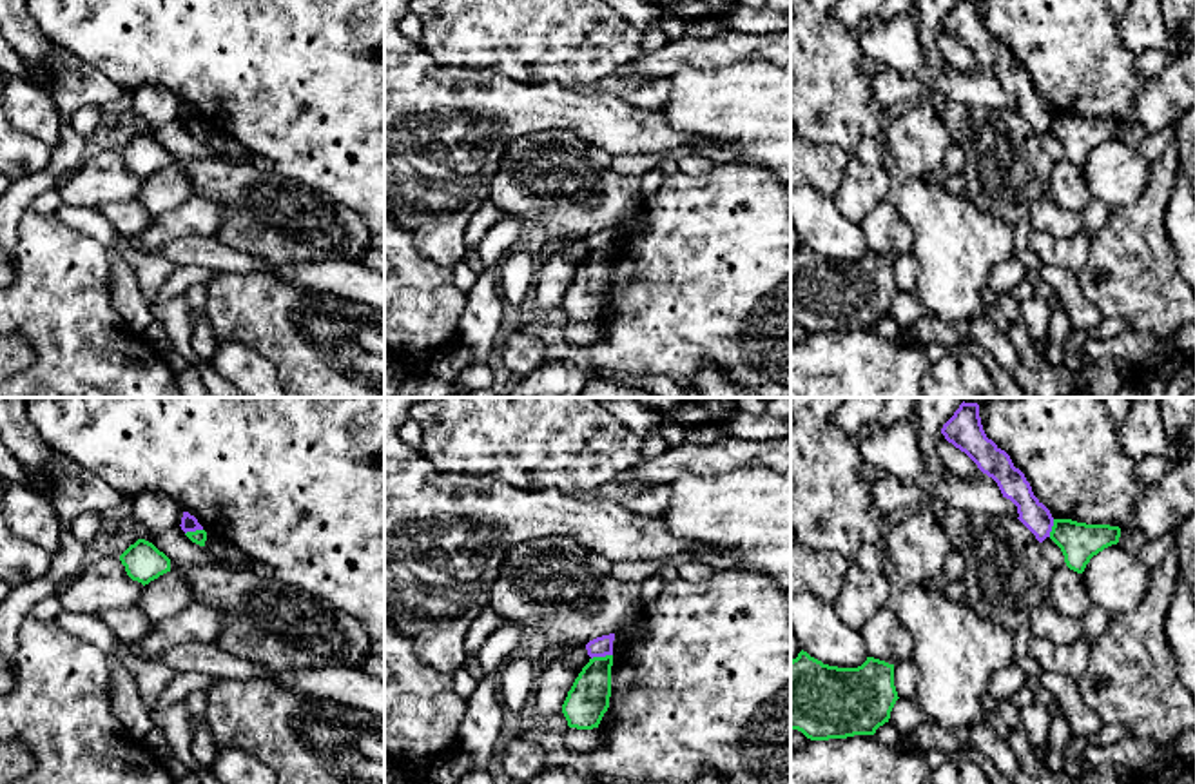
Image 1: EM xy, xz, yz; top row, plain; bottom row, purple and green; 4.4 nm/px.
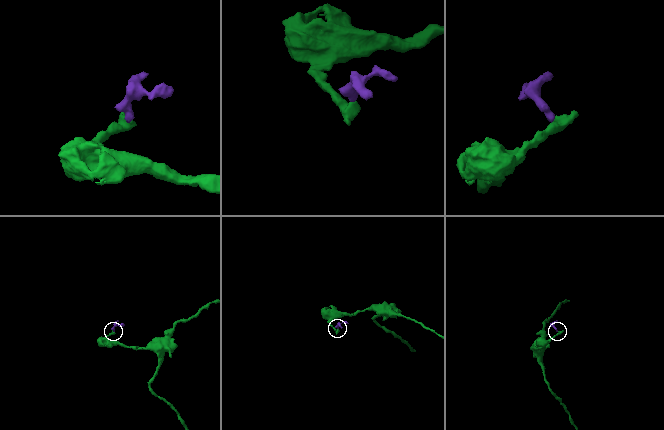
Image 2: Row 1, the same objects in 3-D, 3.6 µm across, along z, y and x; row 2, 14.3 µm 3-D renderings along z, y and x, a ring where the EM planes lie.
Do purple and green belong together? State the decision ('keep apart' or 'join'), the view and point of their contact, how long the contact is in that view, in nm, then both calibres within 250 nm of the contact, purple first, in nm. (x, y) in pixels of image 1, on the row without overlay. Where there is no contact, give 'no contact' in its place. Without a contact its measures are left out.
keep apart; meets purple in xz at (601, 249); contact 100 nm long; 90 nm thick on the purple side, 190 nm on the other

